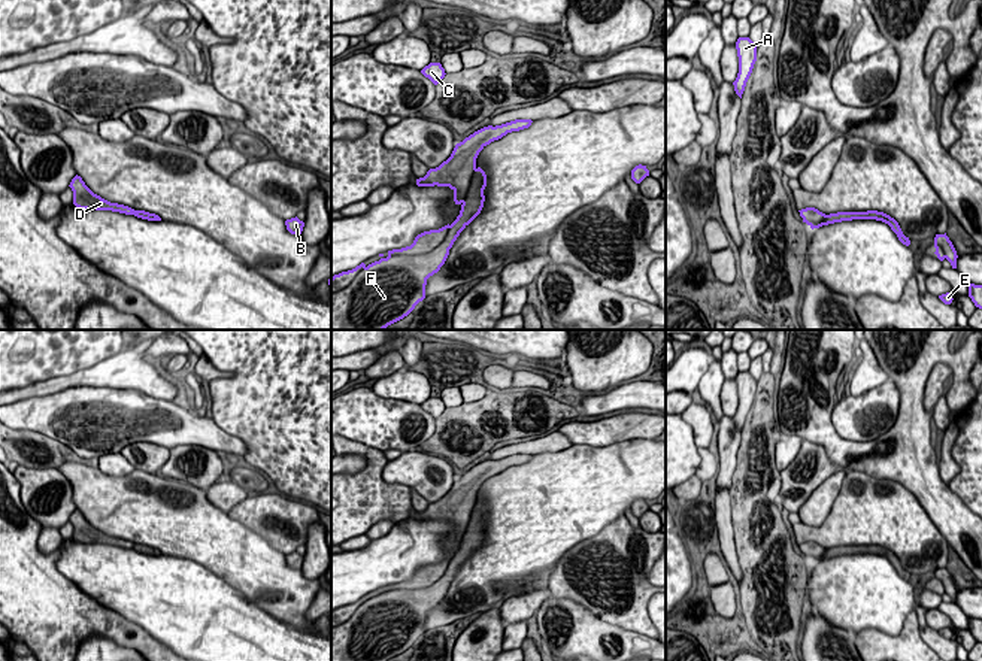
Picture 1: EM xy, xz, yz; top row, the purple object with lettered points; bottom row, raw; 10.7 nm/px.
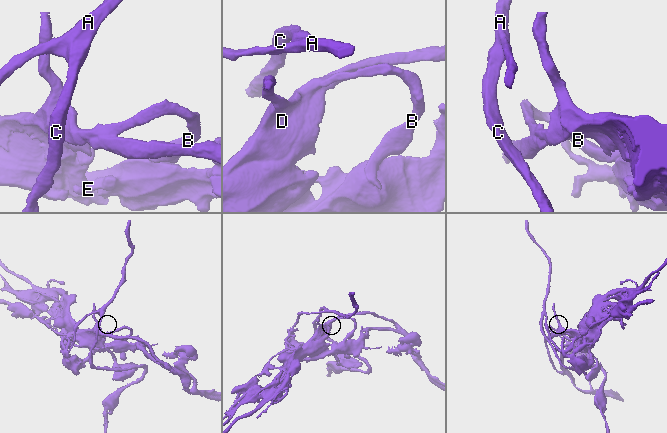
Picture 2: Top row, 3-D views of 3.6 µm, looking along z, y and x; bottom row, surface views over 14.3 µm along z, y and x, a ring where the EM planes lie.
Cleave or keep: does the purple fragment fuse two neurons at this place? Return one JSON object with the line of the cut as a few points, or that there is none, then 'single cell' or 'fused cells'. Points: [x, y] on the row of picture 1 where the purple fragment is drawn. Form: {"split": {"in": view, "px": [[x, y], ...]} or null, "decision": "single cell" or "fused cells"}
{"split": null, "decision": "single cell"}

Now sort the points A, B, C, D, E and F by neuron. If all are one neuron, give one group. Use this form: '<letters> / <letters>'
A B C D E F

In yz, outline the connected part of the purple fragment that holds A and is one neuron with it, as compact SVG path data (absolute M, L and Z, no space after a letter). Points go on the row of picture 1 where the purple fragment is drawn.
M739 37L736 42L736 49L739 57L739 73L733 85L736 94L742 98L746 82L757 61L757 46L749 37Z

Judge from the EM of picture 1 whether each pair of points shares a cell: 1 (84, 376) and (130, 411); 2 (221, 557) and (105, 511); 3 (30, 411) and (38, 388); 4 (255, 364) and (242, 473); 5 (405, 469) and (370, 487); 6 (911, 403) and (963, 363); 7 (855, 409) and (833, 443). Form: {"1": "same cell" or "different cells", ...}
{"1": "different cells", "2": "same cell", "3": "different cells", "4": "different cells", "5": "different cells", "6": "same cell", "7": "different cells"}

